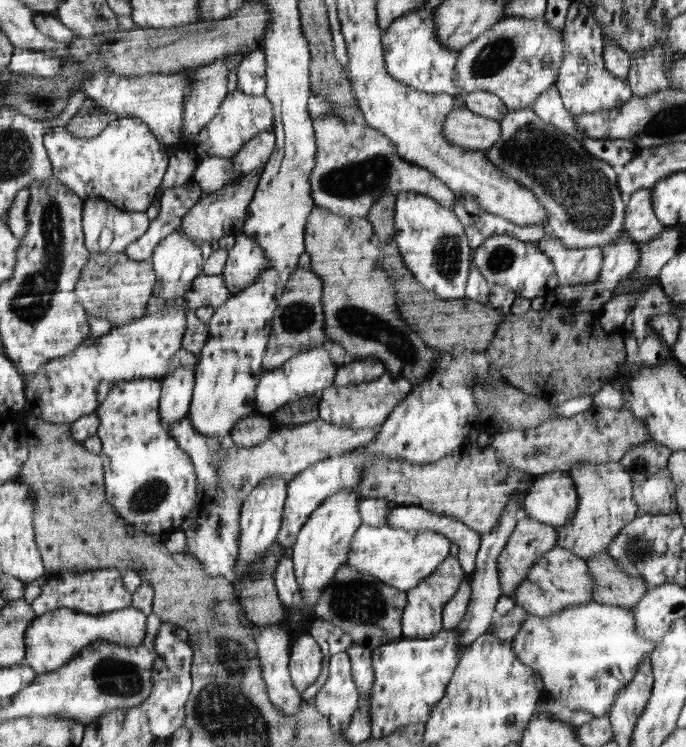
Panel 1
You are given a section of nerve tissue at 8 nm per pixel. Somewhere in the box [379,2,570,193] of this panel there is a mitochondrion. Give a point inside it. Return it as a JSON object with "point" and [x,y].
{"point":[499,52]}

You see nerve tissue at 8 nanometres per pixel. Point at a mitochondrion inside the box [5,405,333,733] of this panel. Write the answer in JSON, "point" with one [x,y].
{"point":[116,678]}

